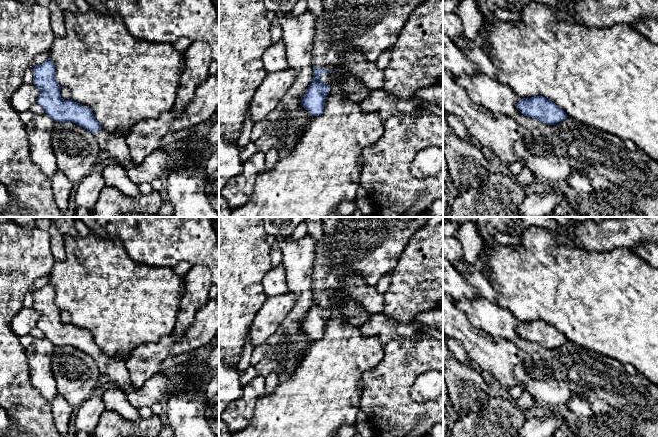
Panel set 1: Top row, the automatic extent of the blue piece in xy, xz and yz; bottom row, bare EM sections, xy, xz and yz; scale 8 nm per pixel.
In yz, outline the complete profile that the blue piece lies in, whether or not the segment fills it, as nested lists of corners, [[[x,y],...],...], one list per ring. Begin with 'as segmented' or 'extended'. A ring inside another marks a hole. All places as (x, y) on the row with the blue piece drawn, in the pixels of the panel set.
as segmented; [[[543,96],[522,98],[517,103],[517,109],[523,115],[548,125],[555,125],[568,117],[554,102]]]

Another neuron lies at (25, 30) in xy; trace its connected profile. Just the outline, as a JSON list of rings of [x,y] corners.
[[[0,0],[0,182],[12,196],[10,208],[0,211],[0,217],[20,217],[16,205],[32,211],[32,217],[66,217],[58,208],[52,190],[52,182],[46,178],[40,168],[32,161],[29,150],[29,138],[25,124],[11,104],[11,98],[23,84],[23,76],[36,55],[48,52],[55,40],[51,28],[51,14],[47,7],[30,5],[17,0]]]

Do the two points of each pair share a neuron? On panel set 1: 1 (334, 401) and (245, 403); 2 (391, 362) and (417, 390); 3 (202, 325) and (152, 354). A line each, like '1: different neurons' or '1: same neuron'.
1: different neurons
2: different neurons
3: same neuron

